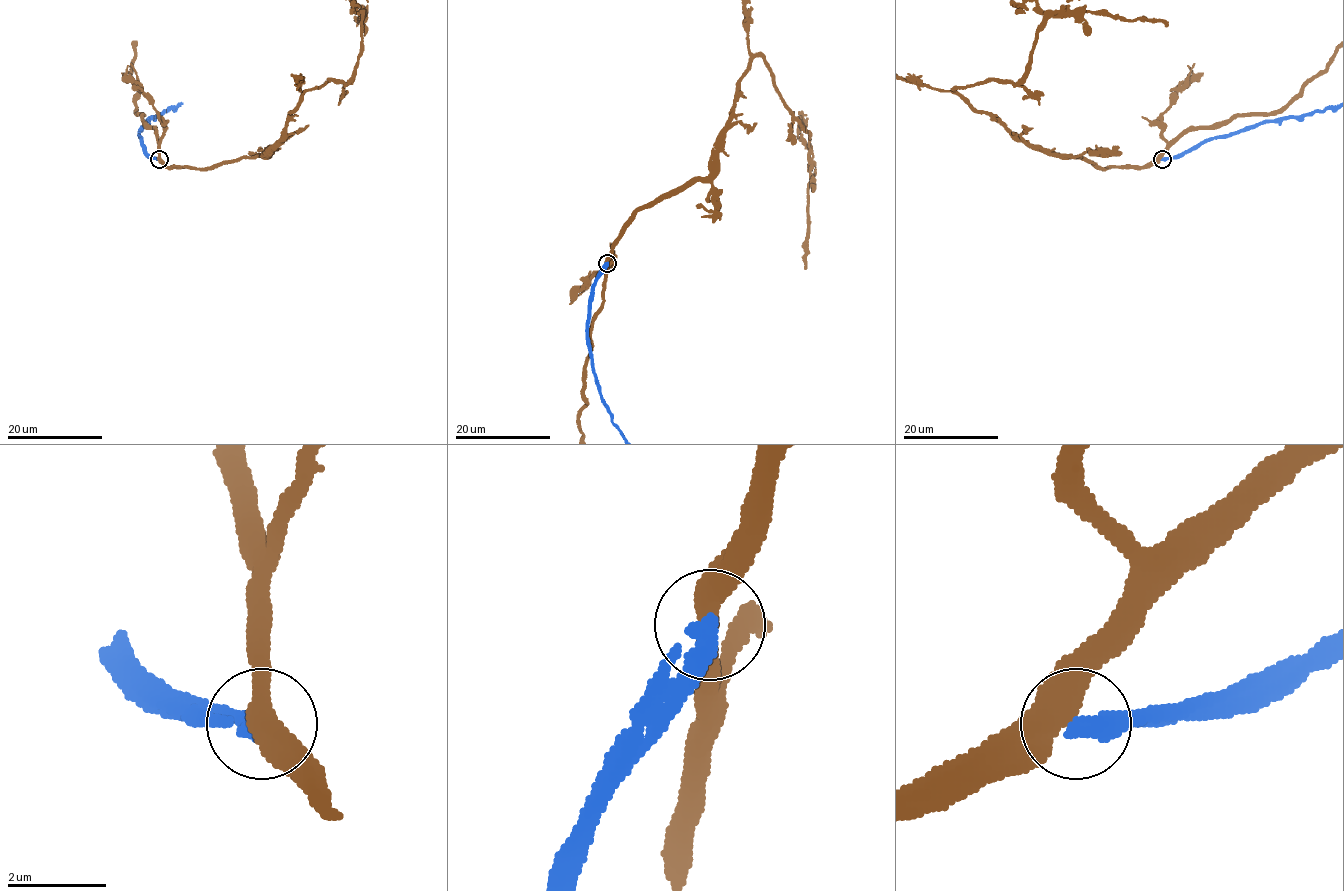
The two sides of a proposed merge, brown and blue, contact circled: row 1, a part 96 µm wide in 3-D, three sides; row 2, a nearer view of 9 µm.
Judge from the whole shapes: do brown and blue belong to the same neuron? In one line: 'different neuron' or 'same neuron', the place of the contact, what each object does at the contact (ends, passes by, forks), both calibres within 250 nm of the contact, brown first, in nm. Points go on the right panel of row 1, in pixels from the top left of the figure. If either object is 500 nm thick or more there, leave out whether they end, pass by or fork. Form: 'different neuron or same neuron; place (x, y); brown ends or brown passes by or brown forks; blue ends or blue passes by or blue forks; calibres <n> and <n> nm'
different neuron; place (1162, 159); brown passes by; blue ends; calibres 480 and 440 nm

